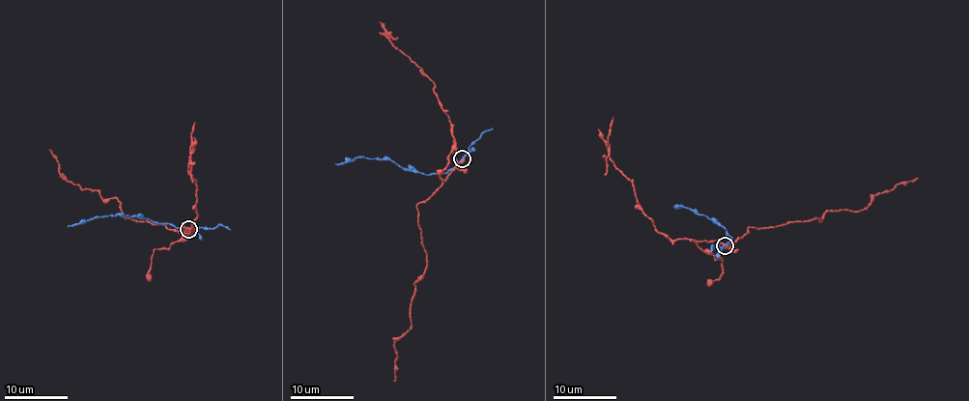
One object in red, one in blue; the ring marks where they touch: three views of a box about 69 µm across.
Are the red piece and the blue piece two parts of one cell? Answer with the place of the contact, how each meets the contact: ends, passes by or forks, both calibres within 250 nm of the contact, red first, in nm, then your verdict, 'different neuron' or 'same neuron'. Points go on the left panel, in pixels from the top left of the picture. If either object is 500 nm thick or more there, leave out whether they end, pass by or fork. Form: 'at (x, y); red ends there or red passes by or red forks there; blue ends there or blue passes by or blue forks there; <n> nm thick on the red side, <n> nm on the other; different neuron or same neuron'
at (188, 229); red ends there; blue passes by; 200 nm thick on the red side, 160 nm on the other; different neuron

